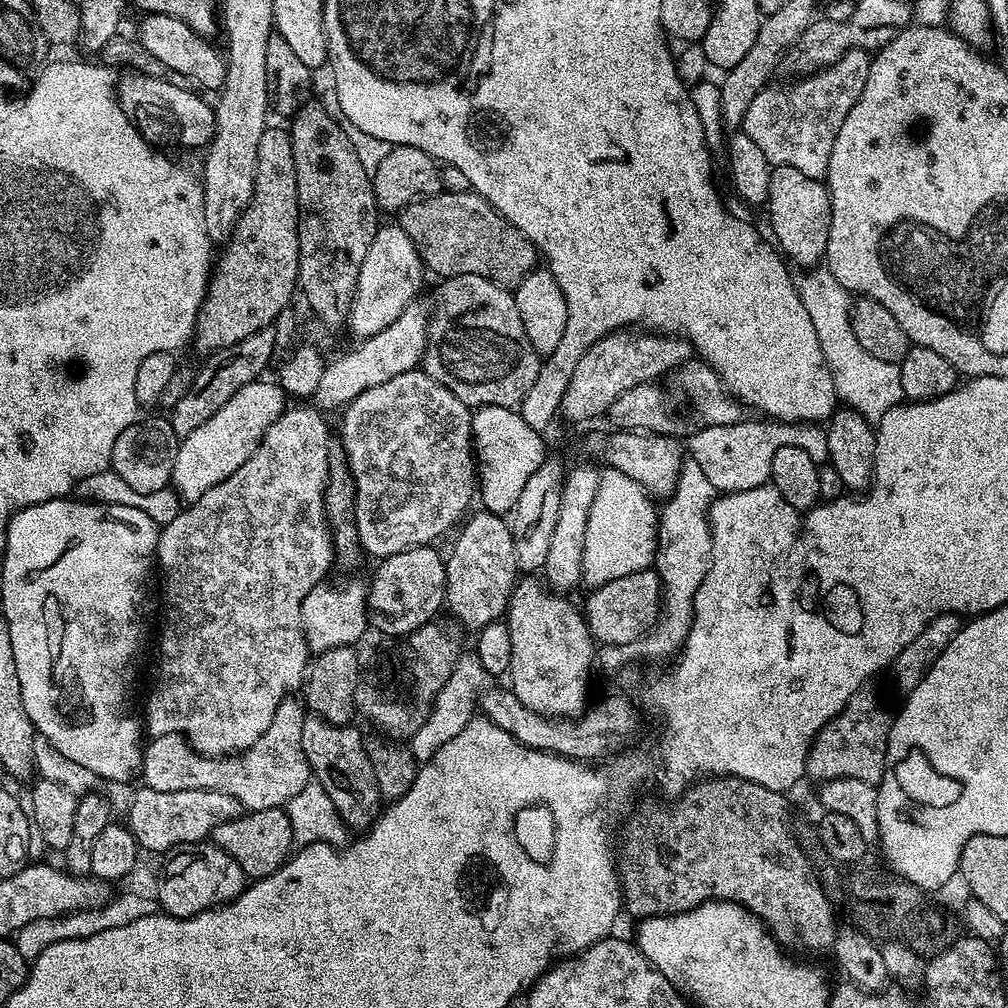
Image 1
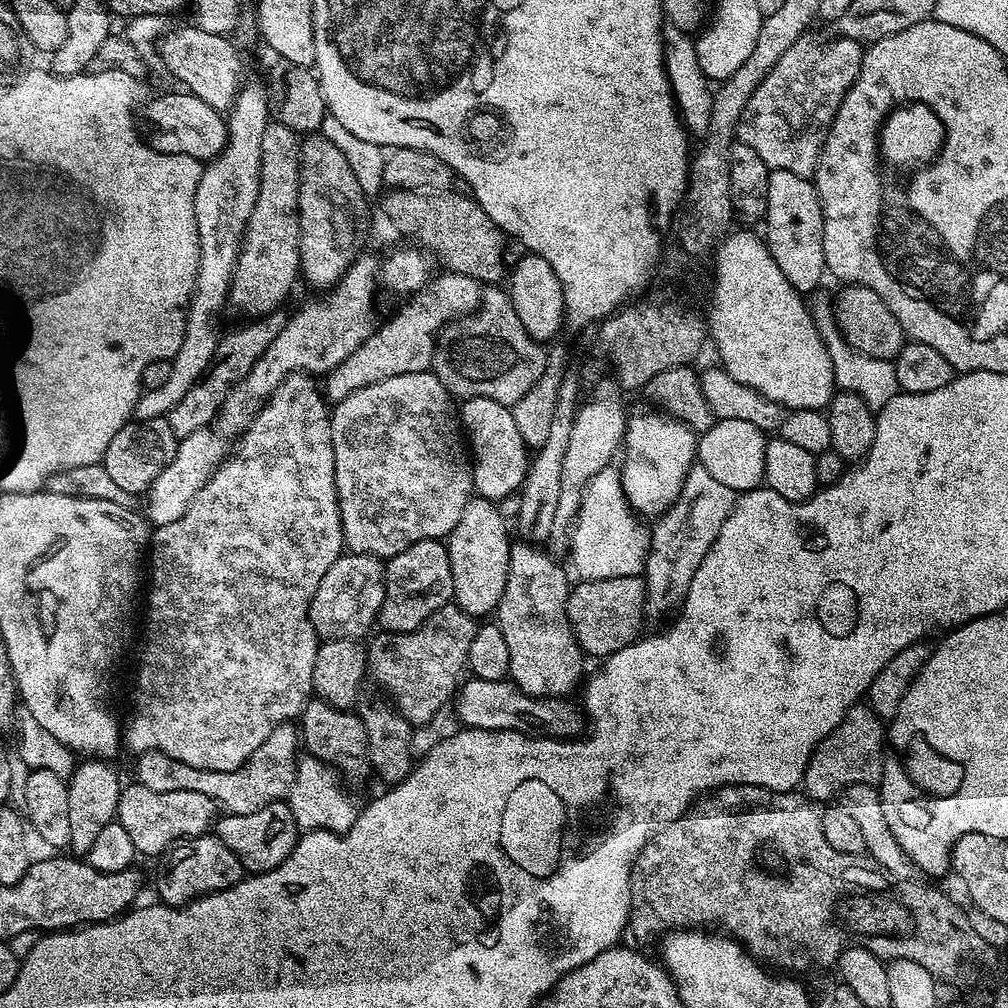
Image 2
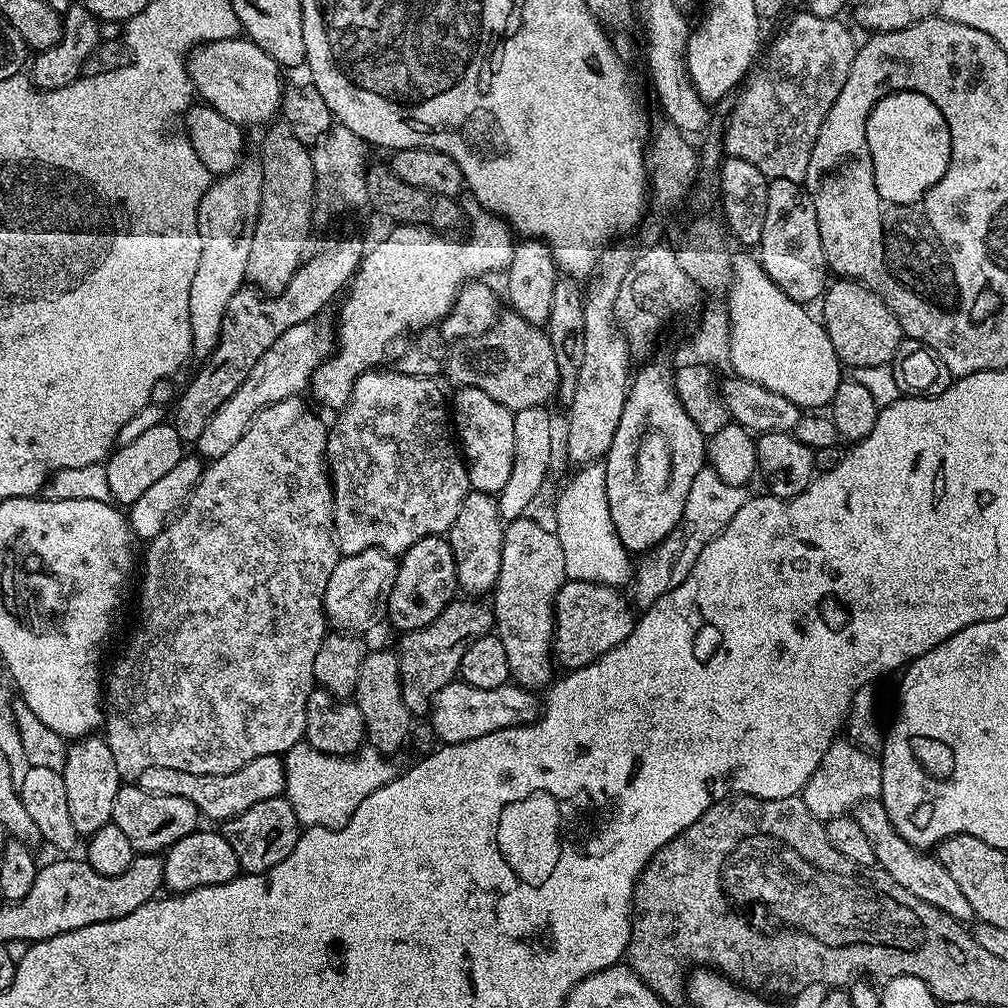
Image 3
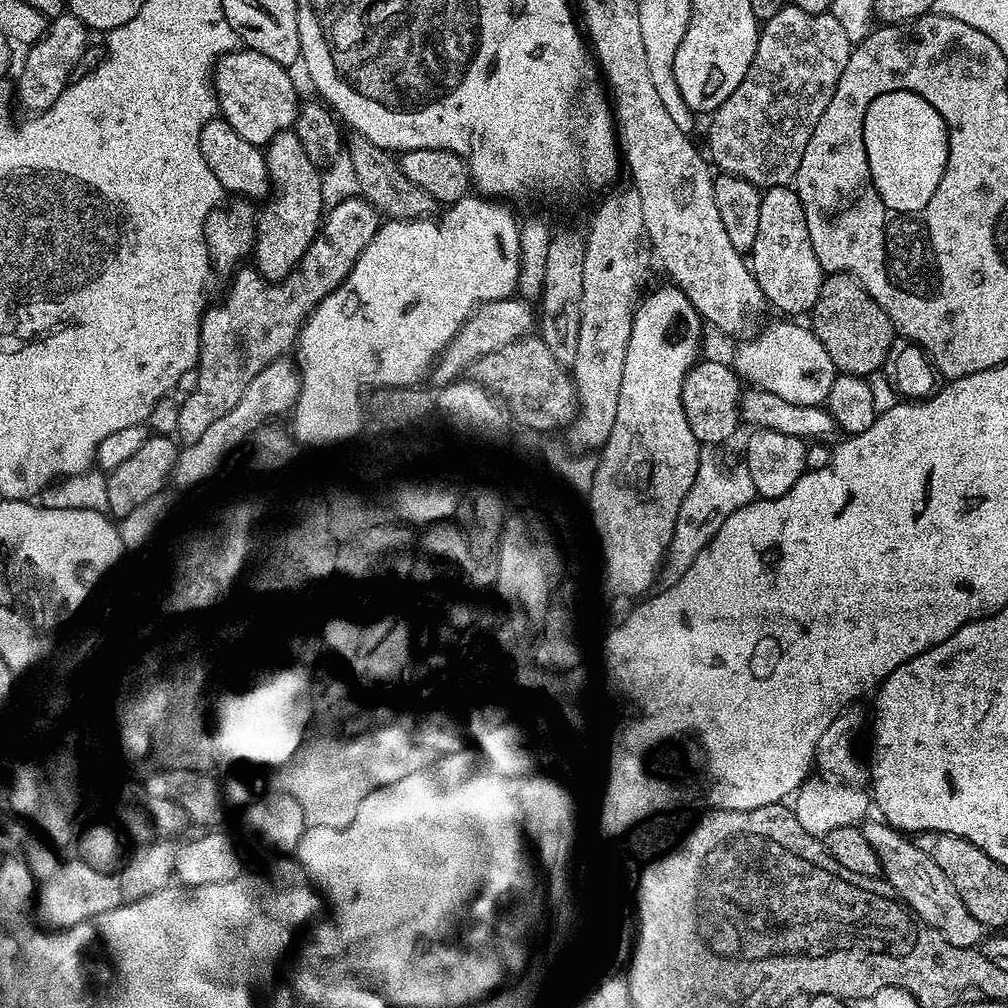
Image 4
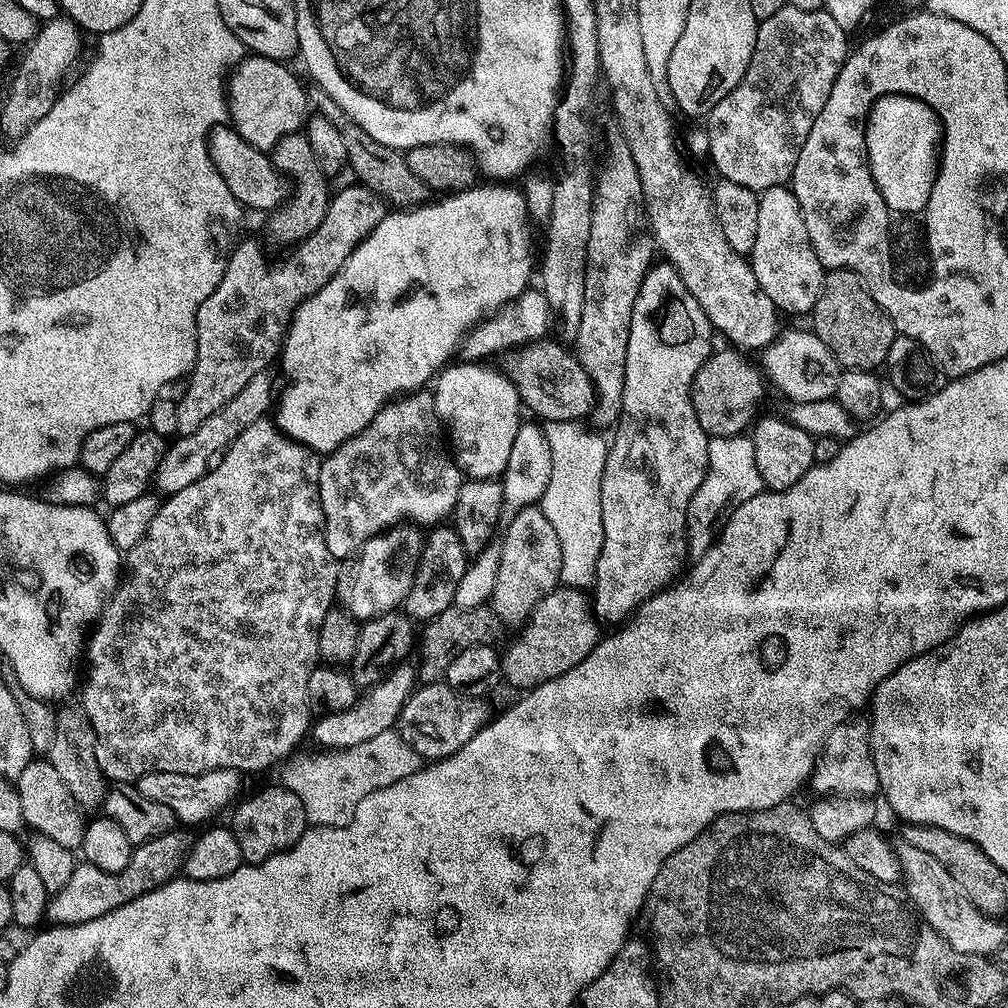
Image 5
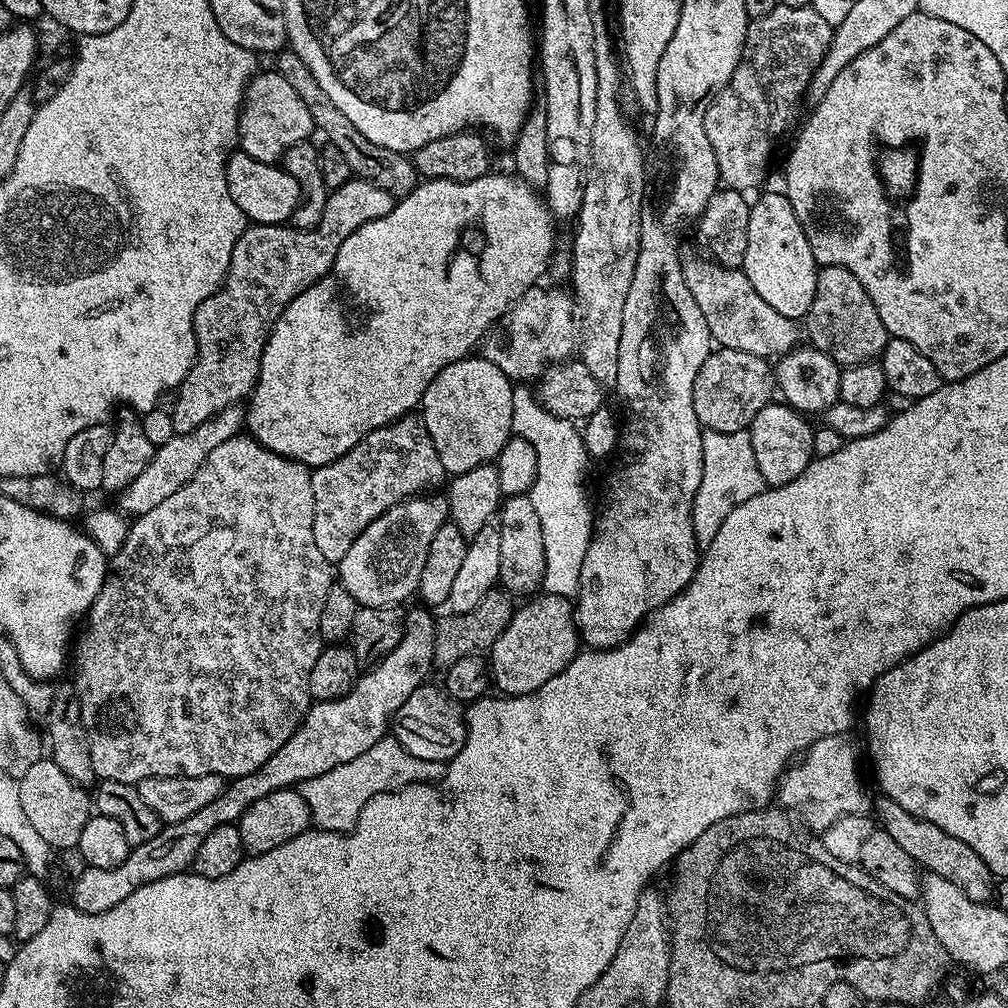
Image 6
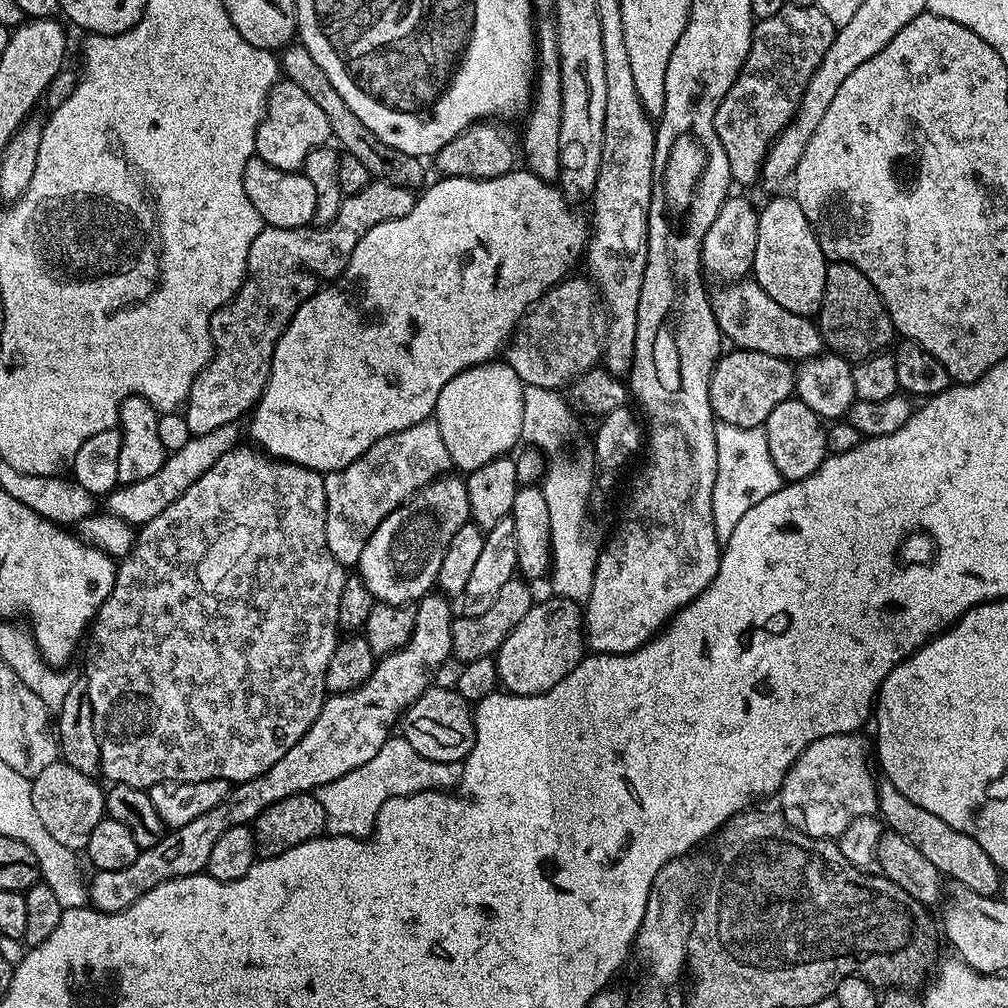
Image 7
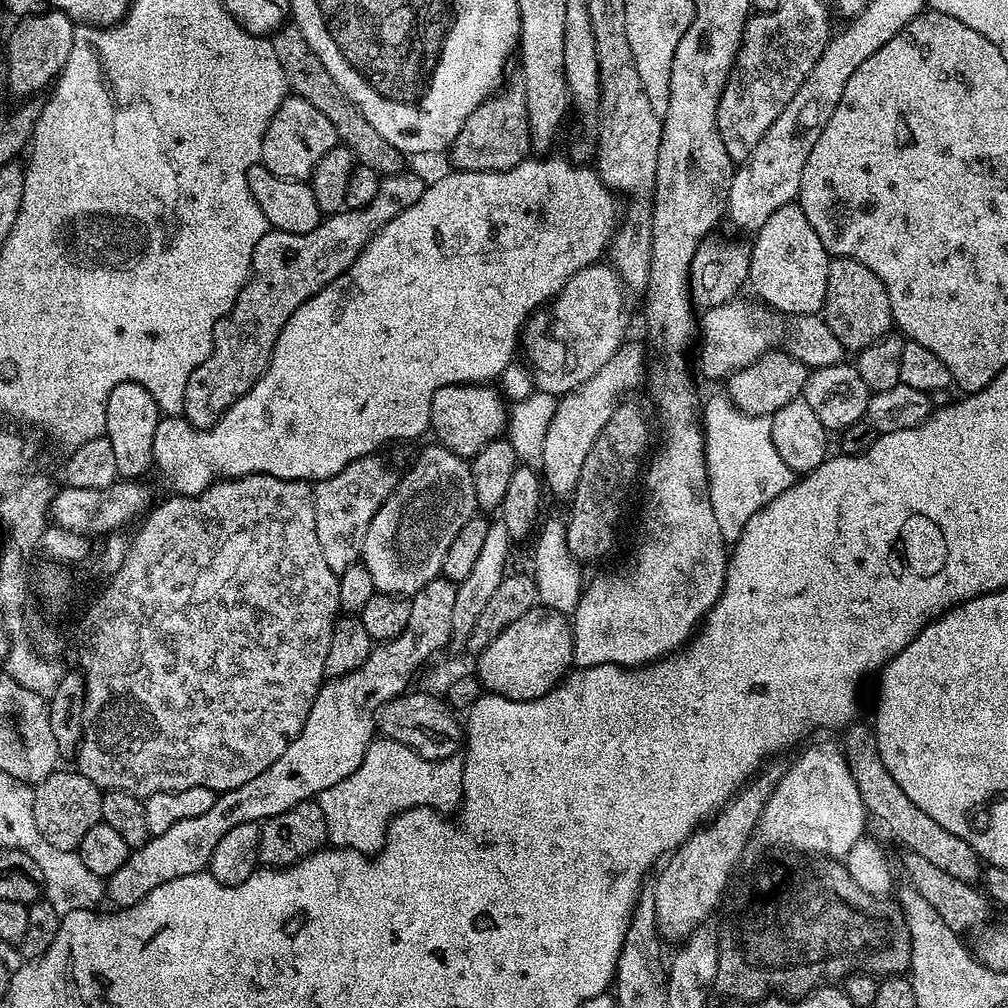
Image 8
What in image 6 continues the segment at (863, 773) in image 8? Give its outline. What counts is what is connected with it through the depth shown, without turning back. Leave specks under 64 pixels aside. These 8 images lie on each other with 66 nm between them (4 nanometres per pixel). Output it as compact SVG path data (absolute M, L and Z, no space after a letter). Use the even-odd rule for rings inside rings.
M881 795L879 799L876 812L884 823L881 824L882 830L890 834L890 838L894 838L894 842L898 842L898 846L902 846L902 850L906 850L906 854L910 854L921 869L946 878L946 882L954 882L954 886L958 886L958 890L962 890L962 894L974 902L986 904L993 899L994 888L988 885L990 873L984 866L984 860L978 858L978 854L974 854L966 842L958 842L958 838L946 834L946 830L938 830L938 826L902 810L889 796Z

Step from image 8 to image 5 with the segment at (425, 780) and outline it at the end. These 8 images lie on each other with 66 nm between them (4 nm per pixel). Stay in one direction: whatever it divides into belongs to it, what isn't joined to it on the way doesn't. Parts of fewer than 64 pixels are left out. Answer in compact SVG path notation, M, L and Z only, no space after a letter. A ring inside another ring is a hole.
M396 730L378 734L370 738L370 742L362 742L358 746L320 755L324 756L296 761L285 770L282 784L298 794L298 798L302 798L309 825L322 828L344 827L352 819L358 802L362 802L366 794L374 794L374 790L382 790L402 778L410 778L410 774L419 772L422 767L422 757Z

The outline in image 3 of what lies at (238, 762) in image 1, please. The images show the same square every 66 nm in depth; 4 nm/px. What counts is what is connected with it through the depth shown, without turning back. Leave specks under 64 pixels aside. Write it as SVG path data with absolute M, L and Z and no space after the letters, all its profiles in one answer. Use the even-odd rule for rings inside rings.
M276 754L254 758L249 764L242 766L237 772L231 772L228 776L199 776L186 774L182 770L170 770L166 766L153 766L150 770L143 772L138 781L140 788L150 794L177 796L194 802L194 806L201 814L217 822L242 814L242 810L250 810L250 806L258 802L266 802L269 793L264 790L259 792L256 784L280 786L283 782L284 762Z

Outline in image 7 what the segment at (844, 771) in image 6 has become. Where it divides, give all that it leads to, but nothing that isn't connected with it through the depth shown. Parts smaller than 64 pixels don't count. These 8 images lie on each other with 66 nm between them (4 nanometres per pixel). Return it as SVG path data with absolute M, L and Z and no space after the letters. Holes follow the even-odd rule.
M853 733L820 738L785 773L778 796L786 807L802 812L803 829L812 839L837 839L853 821L873 817L879 809L878 786L868 770L864 746L857 739Z

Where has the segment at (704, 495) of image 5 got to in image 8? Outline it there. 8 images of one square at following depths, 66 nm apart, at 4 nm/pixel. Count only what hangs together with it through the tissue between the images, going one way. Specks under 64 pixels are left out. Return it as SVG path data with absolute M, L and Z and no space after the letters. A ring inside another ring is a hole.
M727 395L712 396L702 408L702 427L704 430L704 457L708 463L708 497L714 514L721 519L720 528L729 537L742 534L744 523L761 508L765 508L778 494L786 491L794 482L791 468L782 462L778 450L774 450L772 422L766 416L751 416L734 407Z

